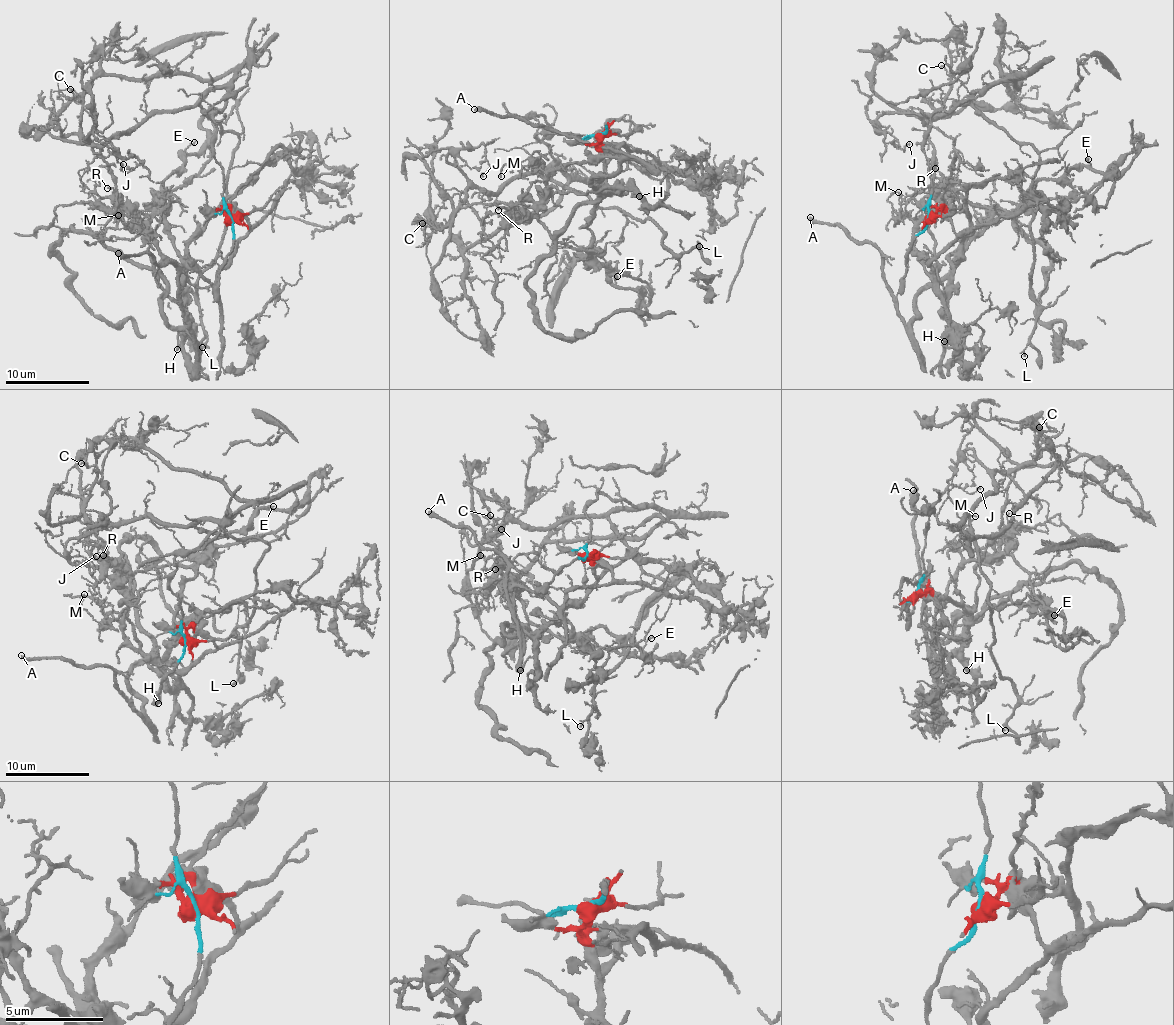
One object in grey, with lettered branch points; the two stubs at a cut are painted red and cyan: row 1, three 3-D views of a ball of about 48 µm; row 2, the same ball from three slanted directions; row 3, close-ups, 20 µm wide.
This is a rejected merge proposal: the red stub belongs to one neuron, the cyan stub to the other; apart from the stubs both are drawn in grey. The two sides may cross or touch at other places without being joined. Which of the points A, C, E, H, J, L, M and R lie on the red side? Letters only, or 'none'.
A, E, H, M, R

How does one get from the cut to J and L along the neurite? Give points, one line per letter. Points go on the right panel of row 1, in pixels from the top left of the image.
J: (927, 215), (924, 132), (933, 113), (979, 92), (936, 116), (879, 117), (897, 147), (909, 143)
L: (927, 215), (924, 132), (933, 113), (979, 92), (972, 105), (1038, 154), (1037, 304), (1025, 356)

